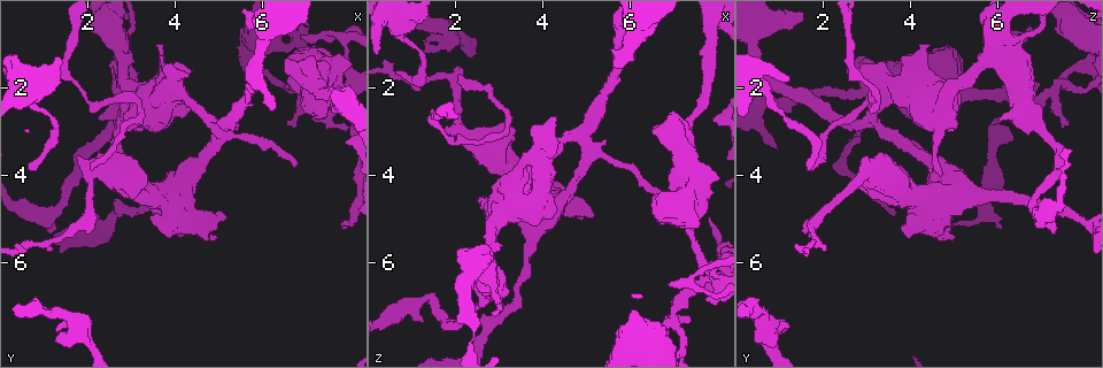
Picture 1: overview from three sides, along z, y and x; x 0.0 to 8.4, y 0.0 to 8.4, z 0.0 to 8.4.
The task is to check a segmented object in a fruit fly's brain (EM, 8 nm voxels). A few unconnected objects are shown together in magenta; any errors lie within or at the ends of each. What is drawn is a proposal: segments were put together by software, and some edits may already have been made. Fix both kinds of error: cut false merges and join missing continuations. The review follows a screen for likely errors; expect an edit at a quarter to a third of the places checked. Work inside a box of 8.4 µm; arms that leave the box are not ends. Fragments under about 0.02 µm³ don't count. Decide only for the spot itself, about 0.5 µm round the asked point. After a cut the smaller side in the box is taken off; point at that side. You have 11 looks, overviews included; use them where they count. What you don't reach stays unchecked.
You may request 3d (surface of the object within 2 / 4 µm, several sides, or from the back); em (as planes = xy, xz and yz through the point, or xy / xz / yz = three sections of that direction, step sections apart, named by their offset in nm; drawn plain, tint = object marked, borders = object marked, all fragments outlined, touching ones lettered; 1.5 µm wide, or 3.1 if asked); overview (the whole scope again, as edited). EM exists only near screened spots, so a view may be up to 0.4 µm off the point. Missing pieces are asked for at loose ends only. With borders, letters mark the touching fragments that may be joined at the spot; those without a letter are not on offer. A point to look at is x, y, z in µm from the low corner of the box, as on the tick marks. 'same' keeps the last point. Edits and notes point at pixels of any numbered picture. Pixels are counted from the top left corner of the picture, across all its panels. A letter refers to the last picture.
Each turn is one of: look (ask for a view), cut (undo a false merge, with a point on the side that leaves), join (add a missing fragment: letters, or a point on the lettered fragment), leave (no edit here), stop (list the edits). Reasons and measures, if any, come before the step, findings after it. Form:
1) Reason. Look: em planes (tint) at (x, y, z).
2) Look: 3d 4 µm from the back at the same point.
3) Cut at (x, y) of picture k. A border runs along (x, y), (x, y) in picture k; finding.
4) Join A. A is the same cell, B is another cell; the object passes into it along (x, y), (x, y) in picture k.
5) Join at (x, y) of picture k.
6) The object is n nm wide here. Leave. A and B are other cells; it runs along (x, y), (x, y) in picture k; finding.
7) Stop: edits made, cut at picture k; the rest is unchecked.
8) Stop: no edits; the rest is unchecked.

End of a long branch. Look: em xz step 4 (borders) at (2.10, 3.85, 1.65).

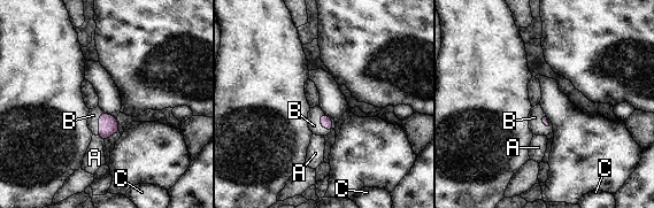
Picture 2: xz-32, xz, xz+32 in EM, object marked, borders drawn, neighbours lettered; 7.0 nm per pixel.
Join B. B is the same cell, A and C are other cells; the object passes into it along (324, 120), (331, 120), (314, 125) in picture 2; it goes on there.

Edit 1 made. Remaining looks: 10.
See it whole again. Look: overview.

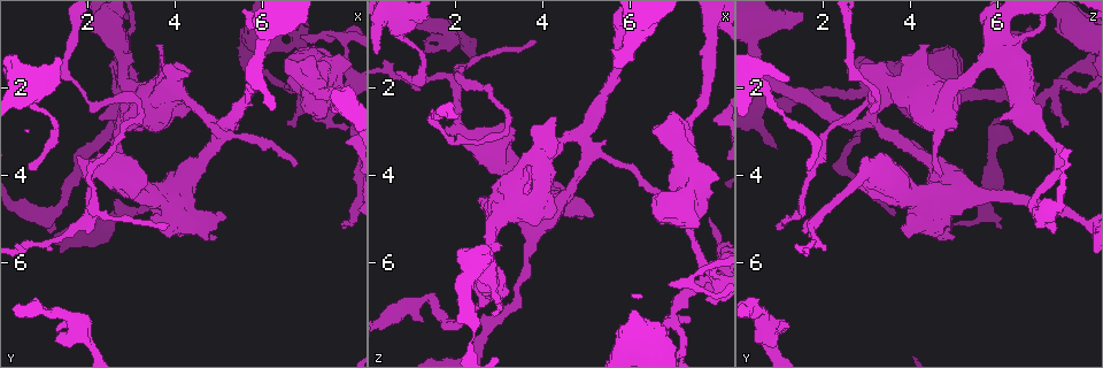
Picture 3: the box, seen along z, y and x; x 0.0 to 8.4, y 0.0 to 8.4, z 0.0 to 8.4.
An open end. Look: em planes (borders) at (1.30, 7.75, 0.90).

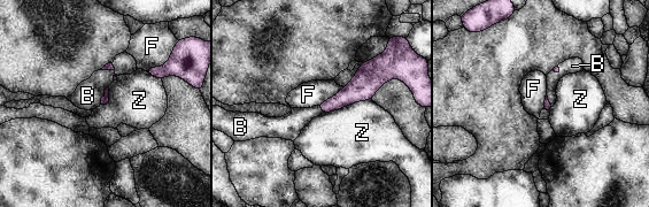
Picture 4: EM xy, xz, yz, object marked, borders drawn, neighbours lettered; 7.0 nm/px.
Join B. B is the same cell, F and Z are other cells; the object passes into it along (105, 100), (105, 94), (87, 96) in picture 4; it goes on there.

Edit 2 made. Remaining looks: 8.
Arms run side by side. Look: 3d 4 µm at (0.80, 2.10, 0.80).

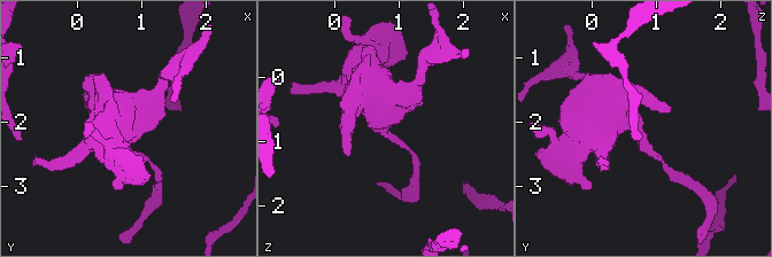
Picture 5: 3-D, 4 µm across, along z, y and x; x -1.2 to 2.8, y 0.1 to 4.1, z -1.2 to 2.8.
4 arms meet here; need the tissue. Look: em planes (tint) at (0.70, 2.15, 0.75).

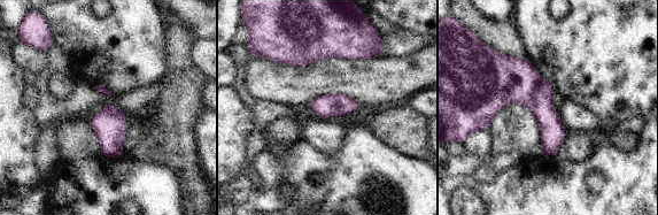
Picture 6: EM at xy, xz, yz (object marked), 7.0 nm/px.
Look: em planes (borders) at the same point.

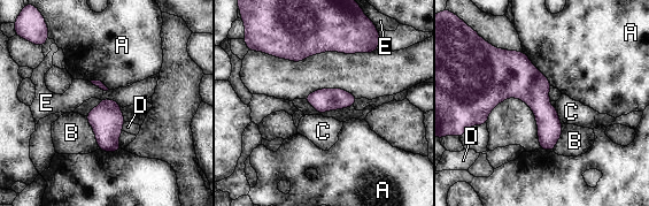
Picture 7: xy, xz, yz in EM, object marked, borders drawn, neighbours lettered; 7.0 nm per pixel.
The longest contact is with A, 320 nm. Leave. A, B, C, D and E are other cells; a border runs along (99, 98), (114, 99), (123, 107) in picture 7; one neuron here.

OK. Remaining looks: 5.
Thick end. Look: 3d 4 µm at (6.65, 1.95, 5.05).

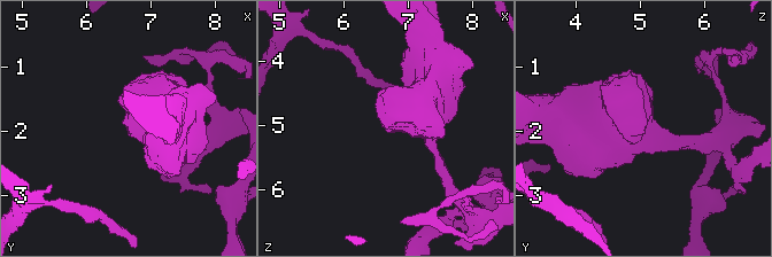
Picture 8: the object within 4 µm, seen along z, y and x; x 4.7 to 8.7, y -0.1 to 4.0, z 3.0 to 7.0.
Look: em xz step 8 (borders) at (6.60, 1.90, 5.05).

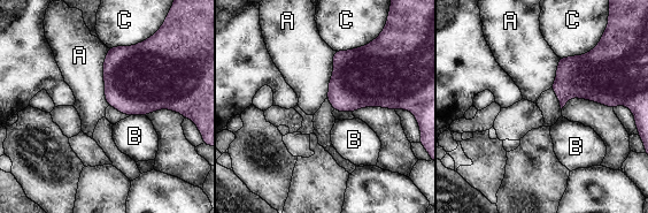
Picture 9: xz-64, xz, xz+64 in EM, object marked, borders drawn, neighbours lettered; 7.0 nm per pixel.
Look: em planes (borders) at the same point.

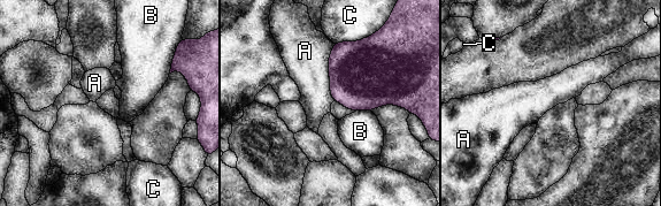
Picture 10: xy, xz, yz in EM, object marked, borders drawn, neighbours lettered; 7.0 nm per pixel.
Leave. A, B and C are other cells; a border runs along (335, 44), (329, 58), (332, 100) in picture 10; no lettered fragment goes on from it.

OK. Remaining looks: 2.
Stop: edits made, join at picture 2, join at picture 4; the rest is unchecked.

